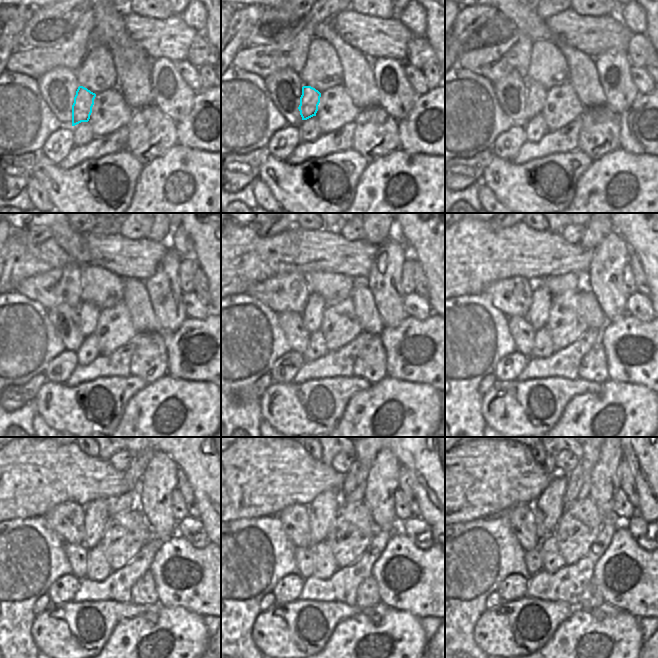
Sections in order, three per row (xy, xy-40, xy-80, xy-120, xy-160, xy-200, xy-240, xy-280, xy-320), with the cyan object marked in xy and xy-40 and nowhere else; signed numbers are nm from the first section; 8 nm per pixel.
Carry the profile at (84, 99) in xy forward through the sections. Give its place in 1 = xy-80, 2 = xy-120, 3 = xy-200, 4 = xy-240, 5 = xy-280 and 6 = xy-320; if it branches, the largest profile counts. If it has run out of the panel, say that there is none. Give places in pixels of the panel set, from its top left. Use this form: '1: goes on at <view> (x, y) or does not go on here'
1: goes on at xy-80 (536, 94)
2: goes on at xy-120 (88, 314)
3: goes on at xy-200 (542, 299)
4: goes on at xy-240 (97, 515)
5: goes on at xy-280 (323, 510)
6: goes on at xy-320 (549, 507)

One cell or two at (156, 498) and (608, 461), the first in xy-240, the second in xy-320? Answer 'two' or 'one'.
one

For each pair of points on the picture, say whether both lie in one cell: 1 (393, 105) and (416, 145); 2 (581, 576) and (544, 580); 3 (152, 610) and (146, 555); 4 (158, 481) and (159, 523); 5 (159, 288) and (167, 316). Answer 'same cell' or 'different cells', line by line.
1: different cells
2: same cell
3: different cells
4: same cell
5: same cell

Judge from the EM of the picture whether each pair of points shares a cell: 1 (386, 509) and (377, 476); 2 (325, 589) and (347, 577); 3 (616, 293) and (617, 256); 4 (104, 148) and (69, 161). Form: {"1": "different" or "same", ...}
{"1": "same", "2": "same", "3": "same", "4": "same"}

